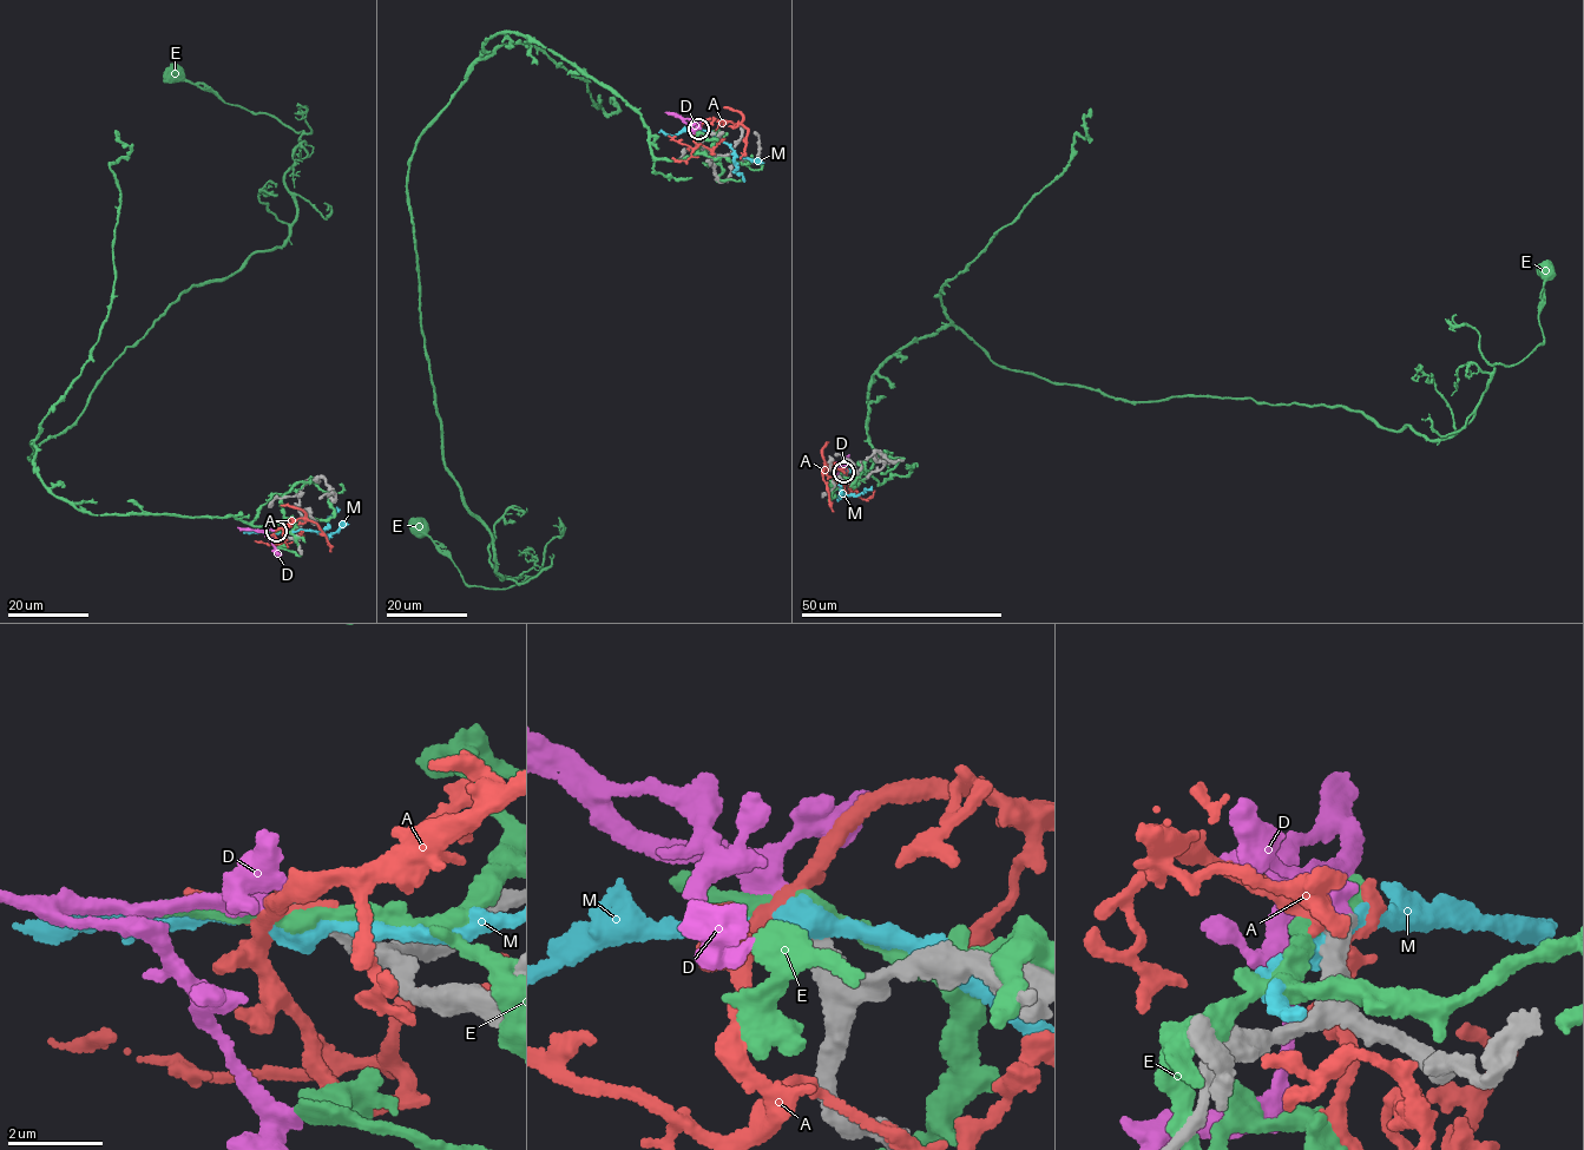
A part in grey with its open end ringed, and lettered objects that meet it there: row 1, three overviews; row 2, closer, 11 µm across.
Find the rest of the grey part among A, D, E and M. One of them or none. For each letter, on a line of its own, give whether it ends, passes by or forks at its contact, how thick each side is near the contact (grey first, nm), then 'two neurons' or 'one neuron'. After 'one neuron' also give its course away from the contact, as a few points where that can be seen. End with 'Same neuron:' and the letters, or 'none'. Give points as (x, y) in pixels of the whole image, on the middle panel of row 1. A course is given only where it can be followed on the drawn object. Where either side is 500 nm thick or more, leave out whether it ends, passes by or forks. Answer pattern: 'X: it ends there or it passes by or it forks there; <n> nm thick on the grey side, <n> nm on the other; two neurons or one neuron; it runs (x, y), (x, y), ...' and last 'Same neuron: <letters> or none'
A: it forks there; 480 nm thick on the grey side, 220 nm on the other; two neurons
D: it ends there; 440 nm thick on the grey side, 480 nm on the other; one neuron; it runs (698, 130), (683, 119), (690, 119), (692, 132), (701, 129)
E: it passes by; 460 nm thick on the grey side, 280 nm on the other; two neurons
M: 480 nm thick on the grey side, 500 nm on the other; two neurons
Same neuron: D

